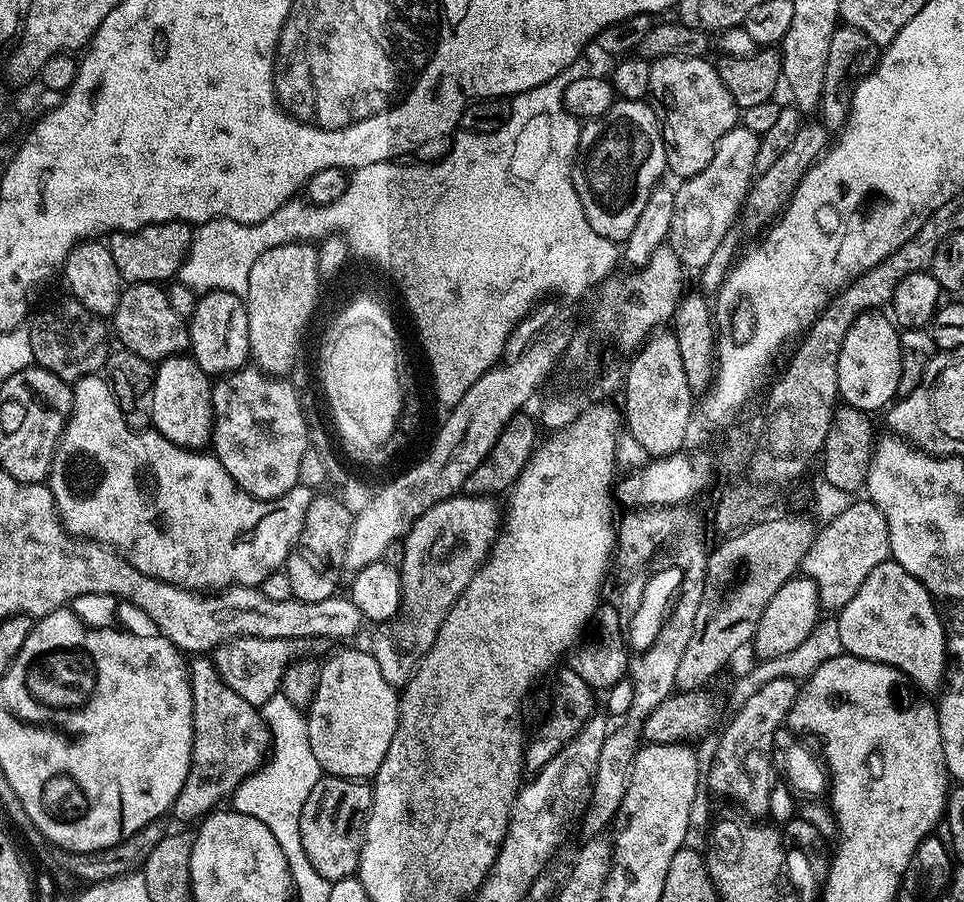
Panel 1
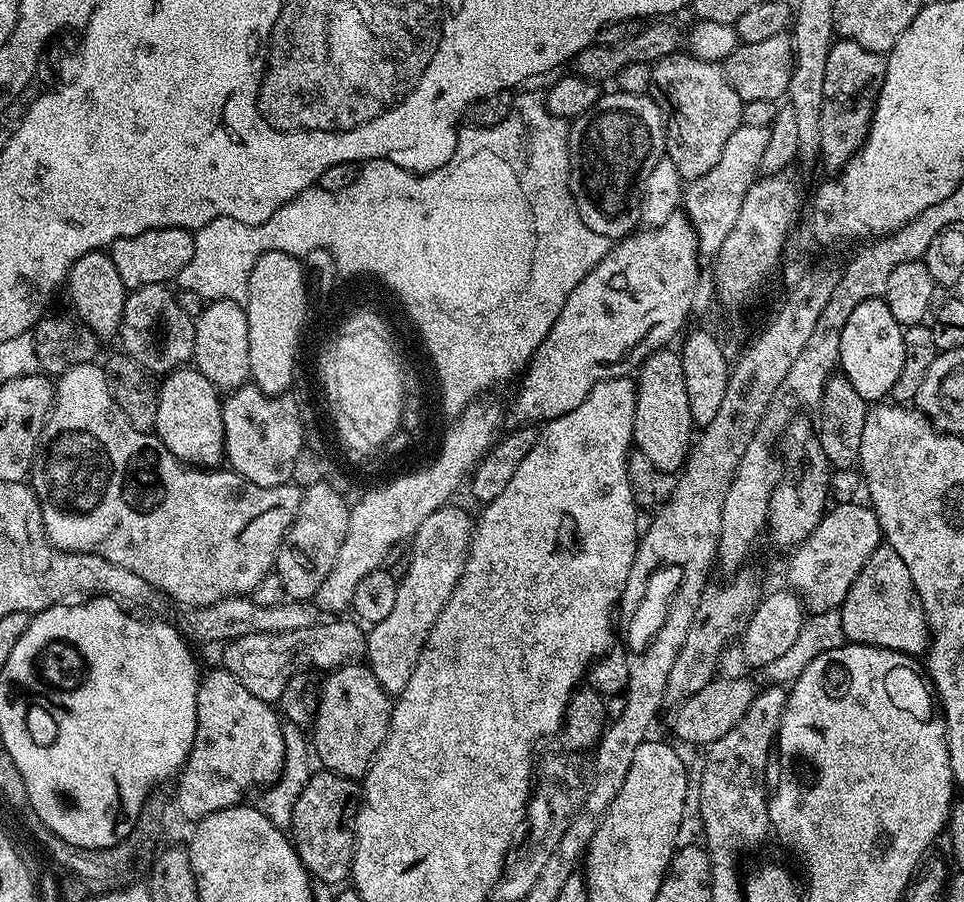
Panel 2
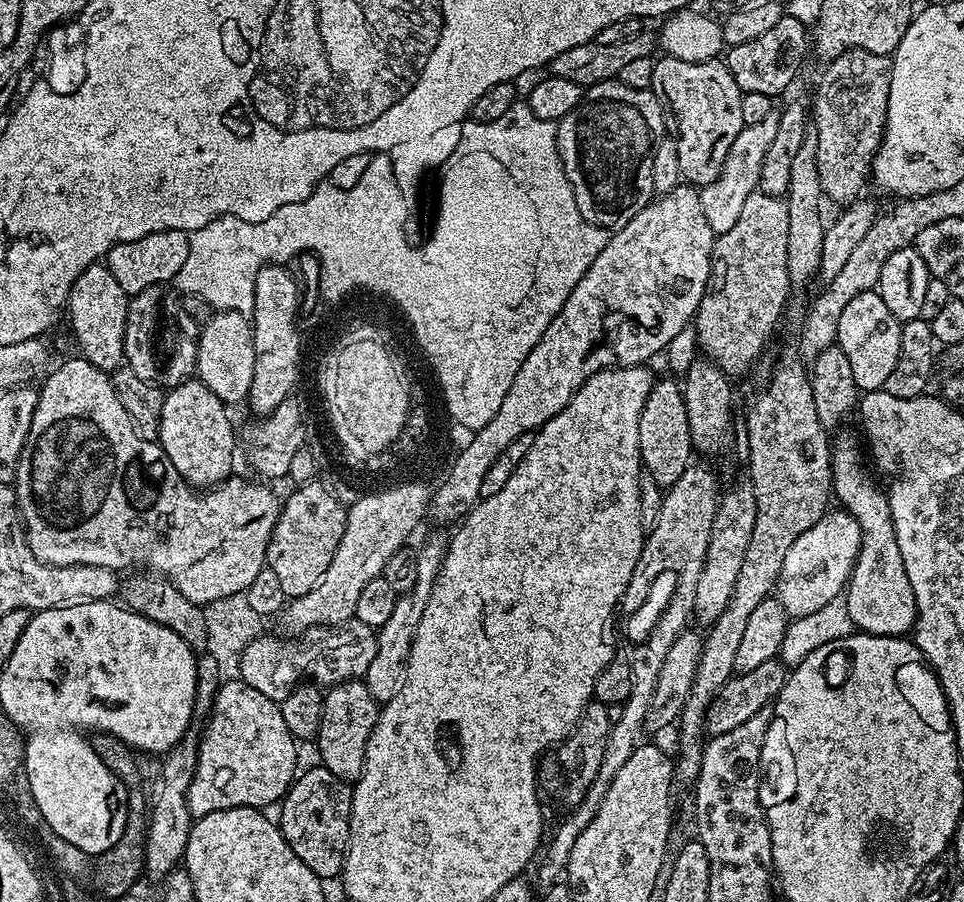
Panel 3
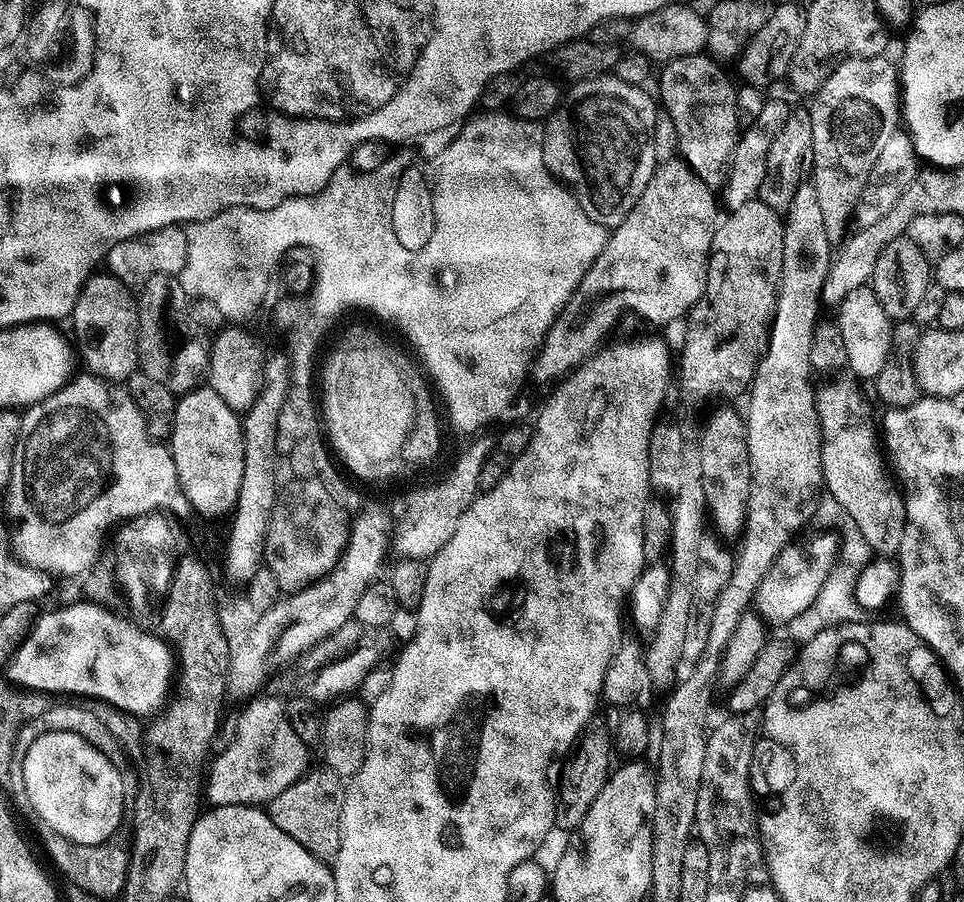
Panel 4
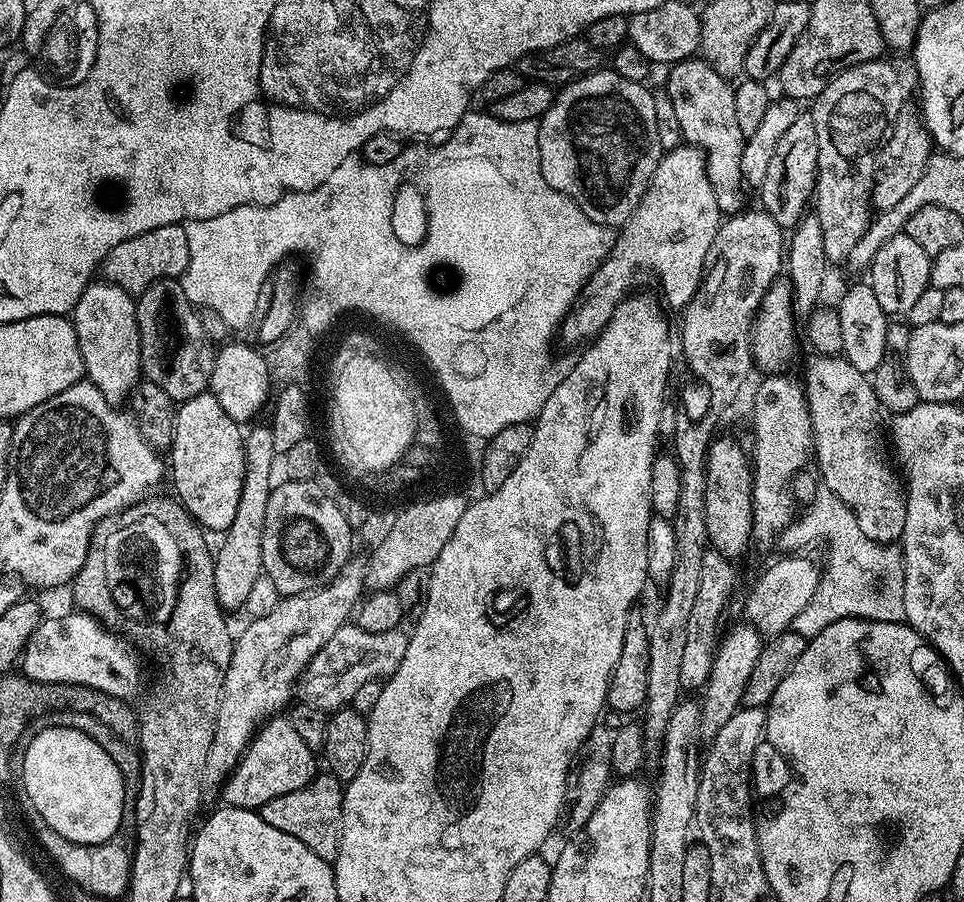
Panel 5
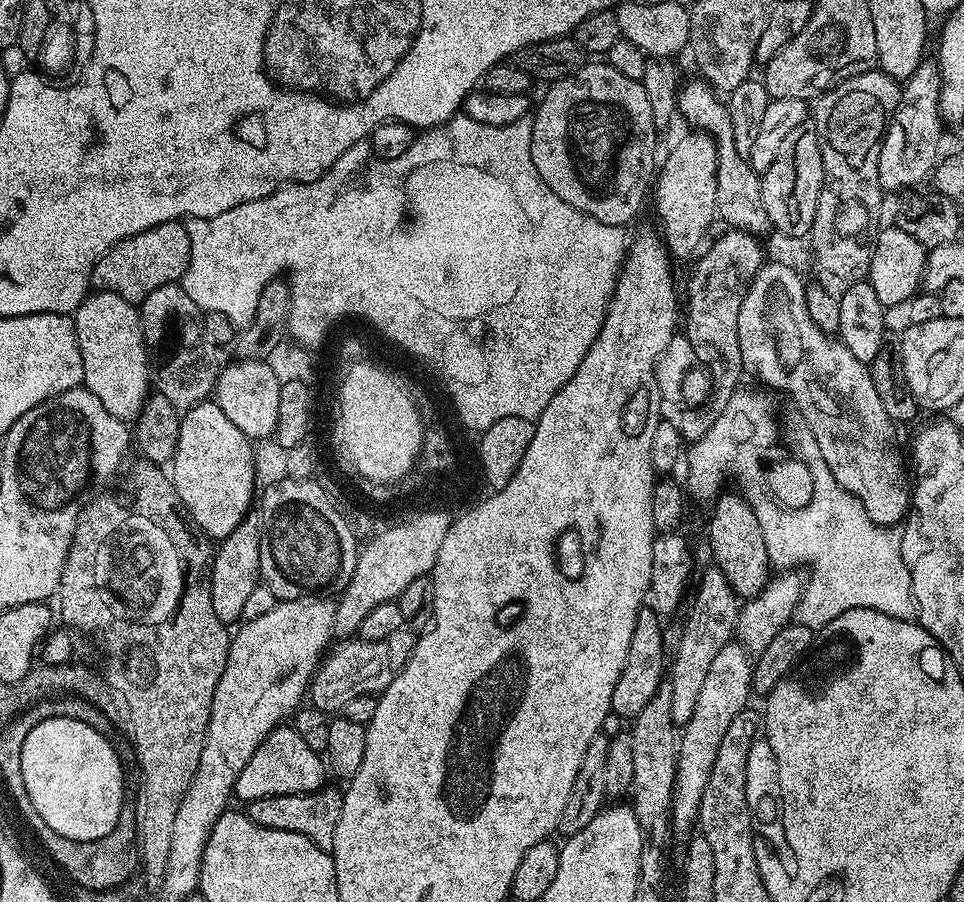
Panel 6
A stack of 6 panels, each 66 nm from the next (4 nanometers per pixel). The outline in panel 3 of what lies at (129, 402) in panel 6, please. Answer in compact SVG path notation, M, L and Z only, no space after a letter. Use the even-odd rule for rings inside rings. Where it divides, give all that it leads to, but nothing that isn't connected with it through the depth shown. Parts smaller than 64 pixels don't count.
M97 262L82 270L74 282L66 305L67 315L72 315L72 332L80 343L83 359L103 372L113 373L125 363L124 335L126 314L130 297L118 286L114 274L103 263Z

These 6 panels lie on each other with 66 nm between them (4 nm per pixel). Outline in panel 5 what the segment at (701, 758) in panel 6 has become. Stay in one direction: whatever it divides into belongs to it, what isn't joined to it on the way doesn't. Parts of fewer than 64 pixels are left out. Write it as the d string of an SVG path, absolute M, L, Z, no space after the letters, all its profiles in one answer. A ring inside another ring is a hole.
M739 622L732 629L725 631L720 638L716 647L716 656L712 659L712 668L708 672L708 678L702 687L704 700L700 705L700 730L705 737L711 738L718 734L718 730L722 726L726 726L726 722L730 722L732 715L740 711L742 707L742 699L744 697L744 687L746 681L750 678L750 673L754 671L754 662L758 662L758 654L764 649L765 641L762 639L759 630L753 624L747 622Z

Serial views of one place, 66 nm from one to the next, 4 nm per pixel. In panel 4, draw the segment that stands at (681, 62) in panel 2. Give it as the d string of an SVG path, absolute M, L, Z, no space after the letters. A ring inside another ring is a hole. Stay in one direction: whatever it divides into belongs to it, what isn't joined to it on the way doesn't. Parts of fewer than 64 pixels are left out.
M711 55L687 56L669 60L659 69L659 103L666 111L667 119L674 122L680 139L679 155L685 164L706 182L713 190L723 189L728 179L728 165L732 162L732 151L740 138L742 121L740 107L736 104L735 83L728 81L728 76L716 64Z

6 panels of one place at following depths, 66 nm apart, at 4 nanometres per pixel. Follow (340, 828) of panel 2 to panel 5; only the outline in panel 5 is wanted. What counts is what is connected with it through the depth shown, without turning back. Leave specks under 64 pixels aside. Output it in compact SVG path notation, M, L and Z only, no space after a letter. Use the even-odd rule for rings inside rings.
M317 774L300 790L290 790L290 794L278 794L278 798L270 798L270 802L266 802L258 811L262 819L274 826L274 830L282 830L282 834L290 834L290 838L298 838L298 842L310 846L318 858L332 862L340 845L344 789L345 785L337 776Z

